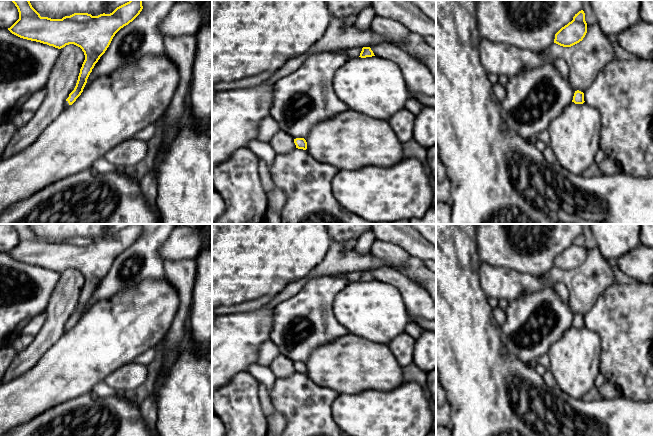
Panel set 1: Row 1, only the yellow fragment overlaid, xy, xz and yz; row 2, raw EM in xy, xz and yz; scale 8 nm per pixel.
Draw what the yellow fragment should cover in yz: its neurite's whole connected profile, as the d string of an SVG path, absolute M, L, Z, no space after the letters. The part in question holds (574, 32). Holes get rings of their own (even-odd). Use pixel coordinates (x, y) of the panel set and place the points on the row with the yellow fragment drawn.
M581 10L575 14L571 22L555 34L554 43L563 47L571 47L582 41L586 33L587 23L585 21L585 13Z

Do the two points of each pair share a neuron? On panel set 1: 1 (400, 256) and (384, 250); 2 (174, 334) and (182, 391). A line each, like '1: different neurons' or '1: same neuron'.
1: same neuron
2: different neurons

